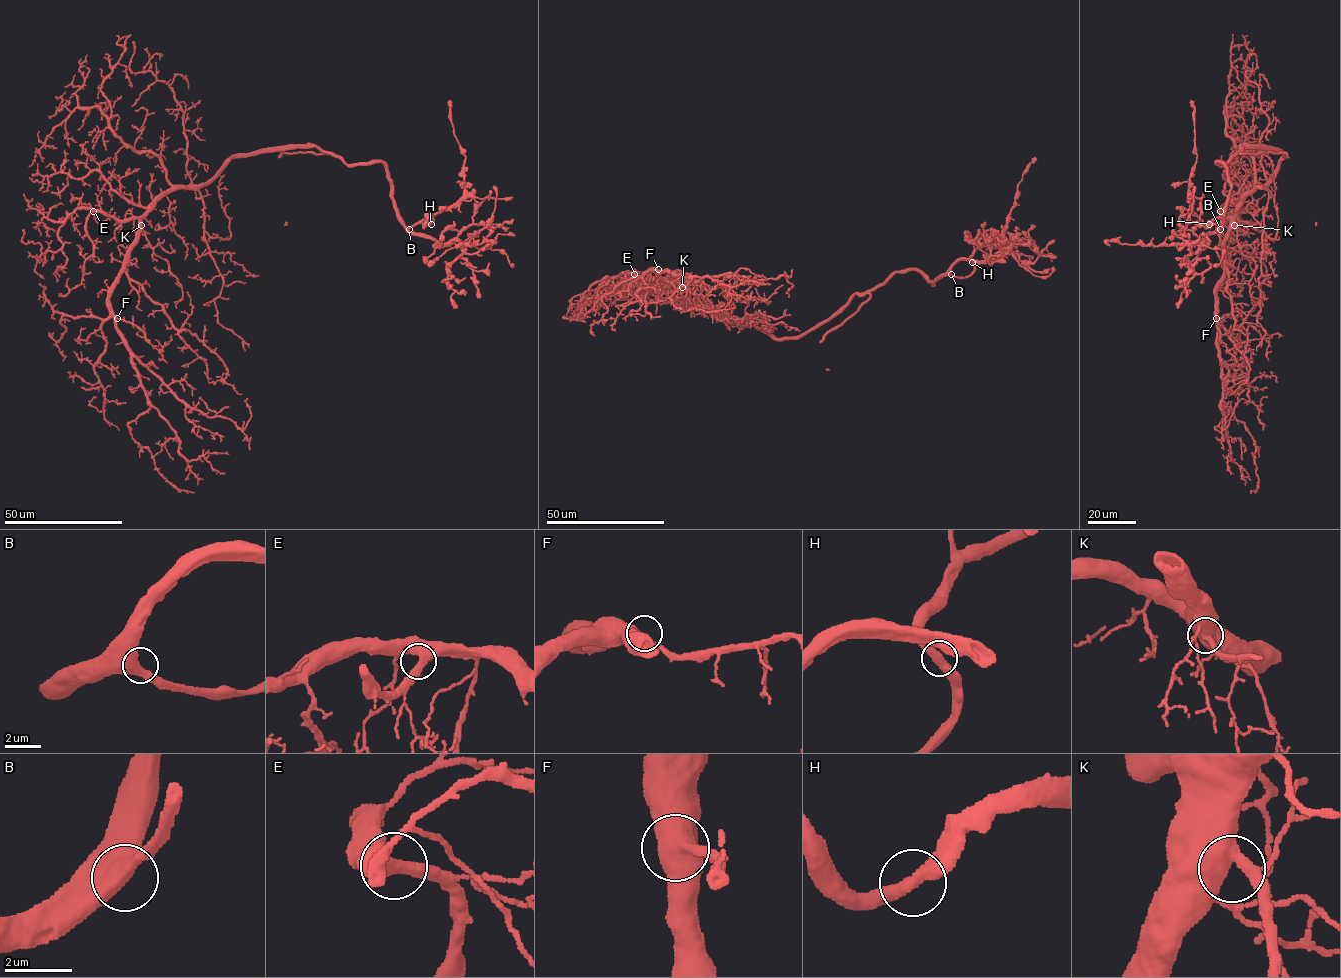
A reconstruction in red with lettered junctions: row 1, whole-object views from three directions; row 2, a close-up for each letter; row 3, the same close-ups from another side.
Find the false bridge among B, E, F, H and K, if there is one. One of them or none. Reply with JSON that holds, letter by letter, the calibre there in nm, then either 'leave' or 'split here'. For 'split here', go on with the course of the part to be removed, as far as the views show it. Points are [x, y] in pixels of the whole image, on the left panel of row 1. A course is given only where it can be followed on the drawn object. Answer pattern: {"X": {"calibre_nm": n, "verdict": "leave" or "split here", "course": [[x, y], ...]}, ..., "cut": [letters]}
{"B": {"calibre_nm": 550, "verdict": "leave"}, "E": {"calibre_nm": 550, "verdict": "leave"}, "F": {"calibre_nm": 500, "verdict": "leave"}, "H": {"calibre_nm": 440, "verdict": "leave"}, "K": {"calibre_nm": 600, "verdict": "leave"}, "cut": []}

